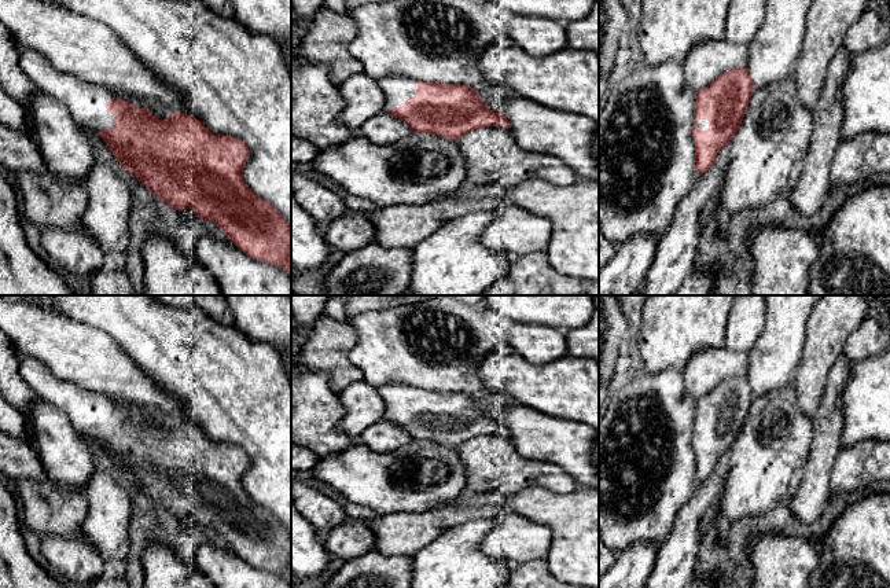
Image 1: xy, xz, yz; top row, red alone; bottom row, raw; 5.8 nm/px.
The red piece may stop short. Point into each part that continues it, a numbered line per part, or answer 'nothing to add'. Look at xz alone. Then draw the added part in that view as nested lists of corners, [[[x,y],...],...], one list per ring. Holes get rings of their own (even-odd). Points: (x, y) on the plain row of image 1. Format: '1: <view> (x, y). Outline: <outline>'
1: xz (492, 463). Outline: [[[504,434],[472,438],[460,445],[457,452],[466,467],[466,493],[504,490],[512,496],[523,489],[543,488],[569,495],[581,488],[577,478],[560,466],[521,456]]]

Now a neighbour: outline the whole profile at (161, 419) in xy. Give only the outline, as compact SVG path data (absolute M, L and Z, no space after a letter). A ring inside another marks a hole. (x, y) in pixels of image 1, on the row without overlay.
M115 398L115 400L119 407L132 411L136 416L143 416L143 415L148 416L158 427L168 427L173 422L173 419L168 414L159 409L125 398Z

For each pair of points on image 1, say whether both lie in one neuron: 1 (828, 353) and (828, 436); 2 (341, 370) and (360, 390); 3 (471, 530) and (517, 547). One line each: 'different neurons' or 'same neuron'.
1: different neurons
2: different neurons
3: different neurons

